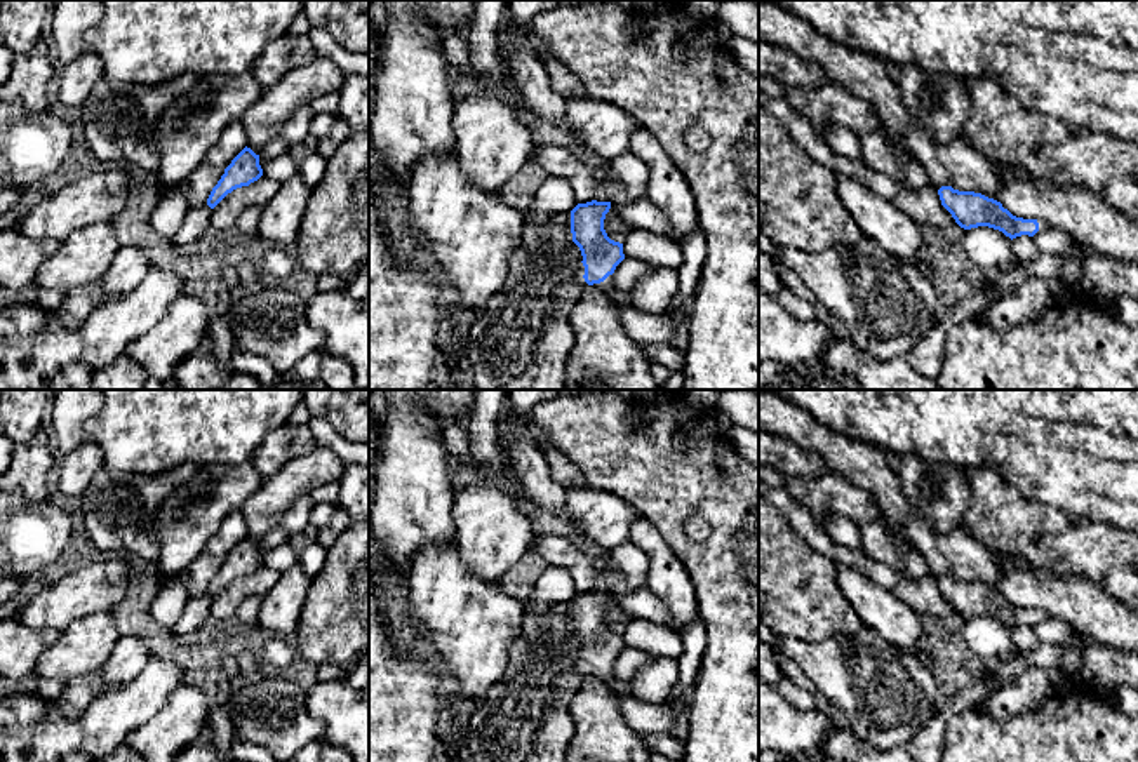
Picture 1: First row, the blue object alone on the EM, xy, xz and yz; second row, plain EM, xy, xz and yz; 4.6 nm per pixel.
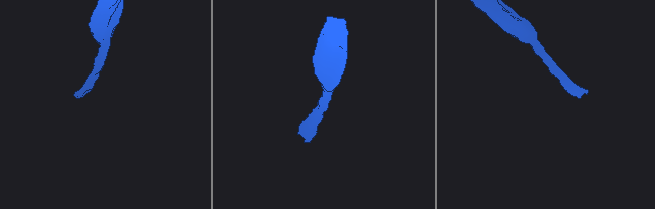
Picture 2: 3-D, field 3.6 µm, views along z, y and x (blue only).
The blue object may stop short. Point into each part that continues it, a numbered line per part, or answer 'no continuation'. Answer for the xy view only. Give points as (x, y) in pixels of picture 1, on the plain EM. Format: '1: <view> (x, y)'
no continuation

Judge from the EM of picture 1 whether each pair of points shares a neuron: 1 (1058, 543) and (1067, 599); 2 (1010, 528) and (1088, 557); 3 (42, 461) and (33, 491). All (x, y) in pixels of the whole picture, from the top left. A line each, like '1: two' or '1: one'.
1: two
2: one
3: one

